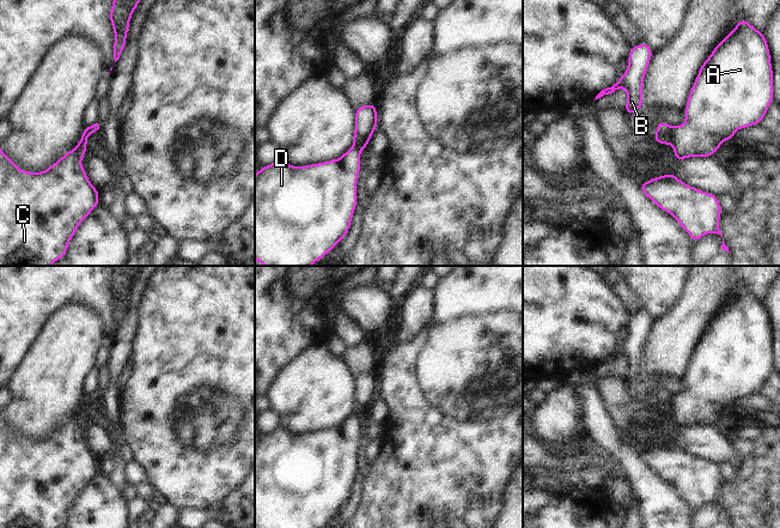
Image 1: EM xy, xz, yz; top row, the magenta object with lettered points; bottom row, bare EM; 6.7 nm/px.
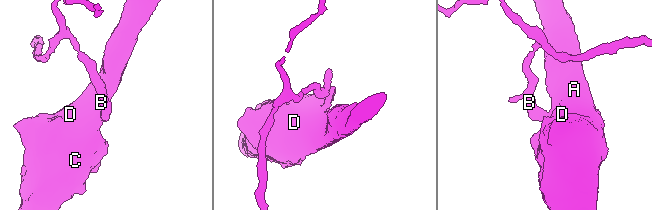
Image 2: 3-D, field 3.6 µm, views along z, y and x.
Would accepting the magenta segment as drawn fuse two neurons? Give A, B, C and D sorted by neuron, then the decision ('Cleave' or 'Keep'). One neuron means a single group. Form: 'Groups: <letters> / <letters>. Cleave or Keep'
Groups: A C D / B. Cleave

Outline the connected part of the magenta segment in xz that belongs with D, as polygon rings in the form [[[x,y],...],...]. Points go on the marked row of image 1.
[[[347,150],[339,159],[294,166],[276,159],[255,174],[255,260],[264,266],[312,266],[345,238],[358,206],[360,152]]]

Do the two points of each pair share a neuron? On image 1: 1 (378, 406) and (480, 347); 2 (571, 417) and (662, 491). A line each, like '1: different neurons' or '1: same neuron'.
1: different neurons
2: different neurons

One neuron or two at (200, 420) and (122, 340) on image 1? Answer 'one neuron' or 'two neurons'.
two neurons

